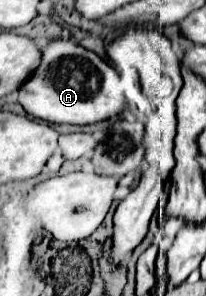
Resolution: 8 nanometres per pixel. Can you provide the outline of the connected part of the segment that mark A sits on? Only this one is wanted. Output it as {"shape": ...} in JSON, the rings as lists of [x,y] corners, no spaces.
{"shape":[[[70,40],[48,42],[42,48],[40,66],[36,66],[30,78],[22,82],[18,90],[18,102],[28,114],[50,124],[94,124],[112,118],[126,104],[120,85],[131,86],[132,78],[138,78],[140,84],[140,76],[136,72],[136,66],[112,64],[108,50],[106,51],[107,58],[102,60],[98,54],[82,48],[76,42]]]}

